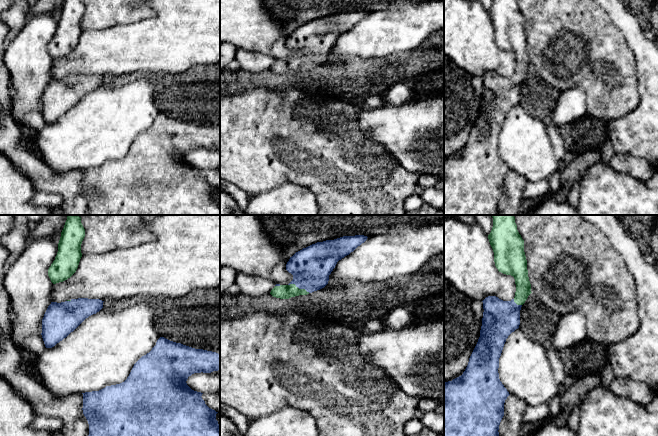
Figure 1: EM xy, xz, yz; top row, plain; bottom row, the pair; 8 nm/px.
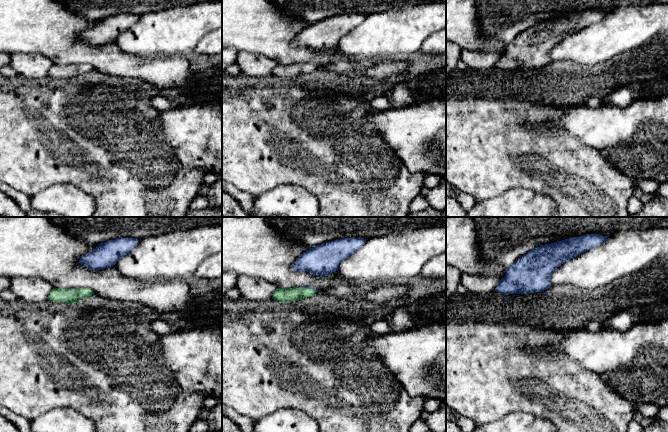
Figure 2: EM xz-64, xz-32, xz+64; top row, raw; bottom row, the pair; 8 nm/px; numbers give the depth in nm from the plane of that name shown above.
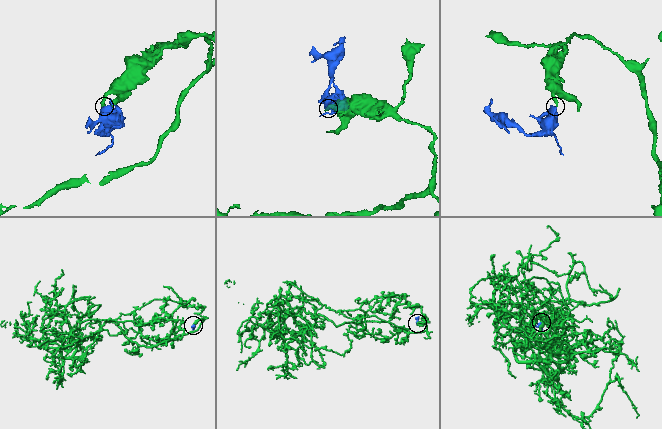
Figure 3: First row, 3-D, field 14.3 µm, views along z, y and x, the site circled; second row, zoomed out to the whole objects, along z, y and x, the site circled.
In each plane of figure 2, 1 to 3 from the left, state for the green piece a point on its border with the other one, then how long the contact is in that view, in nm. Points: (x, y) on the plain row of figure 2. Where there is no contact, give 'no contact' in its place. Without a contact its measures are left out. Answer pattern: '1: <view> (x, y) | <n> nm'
1: no contact
2: xz-32 (308, 63) | 160 nm
3: no contact

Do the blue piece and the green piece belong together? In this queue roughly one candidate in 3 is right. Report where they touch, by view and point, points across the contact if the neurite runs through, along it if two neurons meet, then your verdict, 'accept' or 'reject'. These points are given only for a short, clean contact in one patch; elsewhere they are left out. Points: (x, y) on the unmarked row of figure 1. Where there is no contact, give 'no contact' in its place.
meets blue in xz at (299, 64); runs through xz (311, 42), (310, 50), (299, 64), (283, 67); accept

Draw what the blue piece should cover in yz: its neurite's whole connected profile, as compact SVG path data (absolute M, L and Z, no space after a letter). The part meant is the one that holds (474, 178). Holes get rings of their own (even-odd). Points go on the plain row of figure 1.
M493 0L488 11L494 28L495 42L499 48L511 51L515 55L516 68L511 77L503 77L496 72L488 72L483 78L483 94L480 113L469 134L463 150L452 157L444 158L444 215L498 215L499 201L504 192L504 179L510 171L499 155L499 134L508 112L519 104L520 86L531 68L528 53L527 36L524 28L524 16L517 6L516 0Z

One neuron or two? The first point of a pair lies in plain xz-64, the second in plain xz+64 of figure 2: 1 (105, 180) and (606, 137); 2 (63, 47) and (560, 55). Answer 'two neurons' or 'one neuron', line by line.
1: two neurons
2: two neurons

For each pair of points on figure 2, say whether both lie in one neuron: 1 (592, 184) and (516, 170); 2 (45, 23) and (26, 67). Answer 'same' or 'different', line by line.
1: same
2: different

